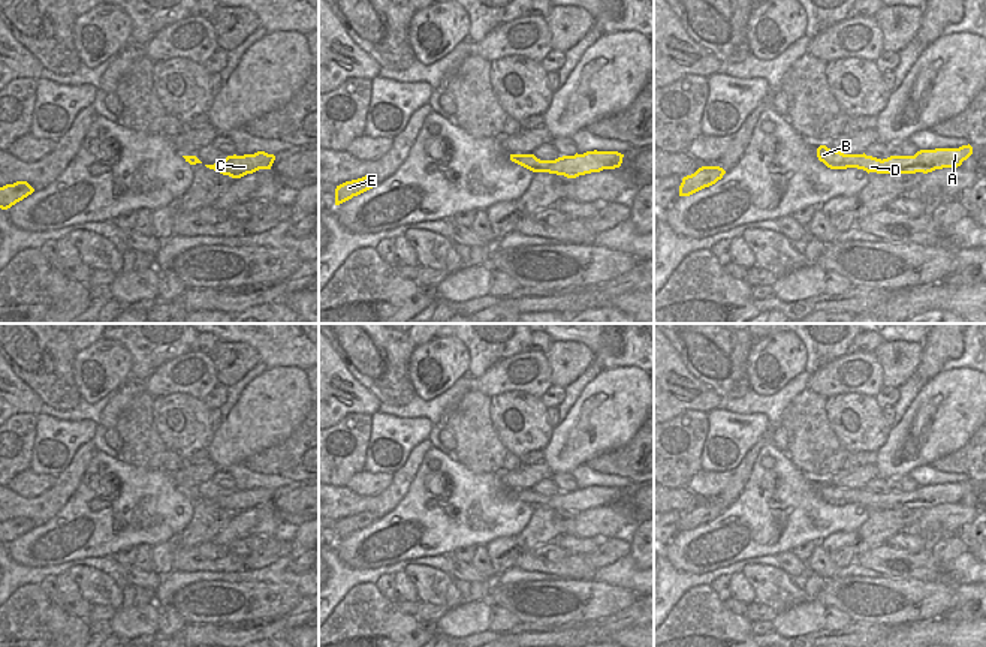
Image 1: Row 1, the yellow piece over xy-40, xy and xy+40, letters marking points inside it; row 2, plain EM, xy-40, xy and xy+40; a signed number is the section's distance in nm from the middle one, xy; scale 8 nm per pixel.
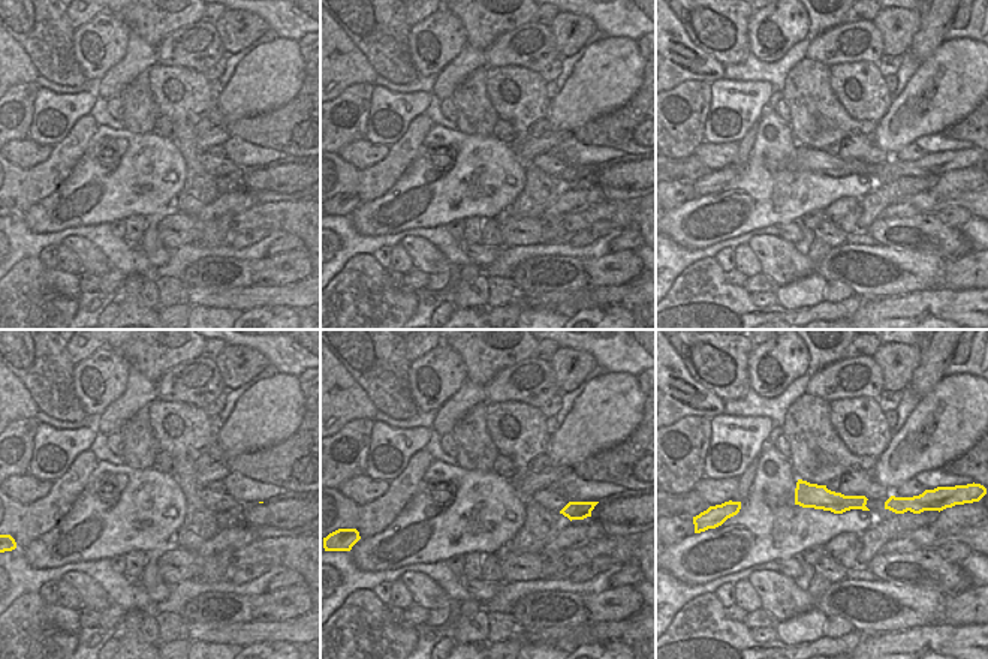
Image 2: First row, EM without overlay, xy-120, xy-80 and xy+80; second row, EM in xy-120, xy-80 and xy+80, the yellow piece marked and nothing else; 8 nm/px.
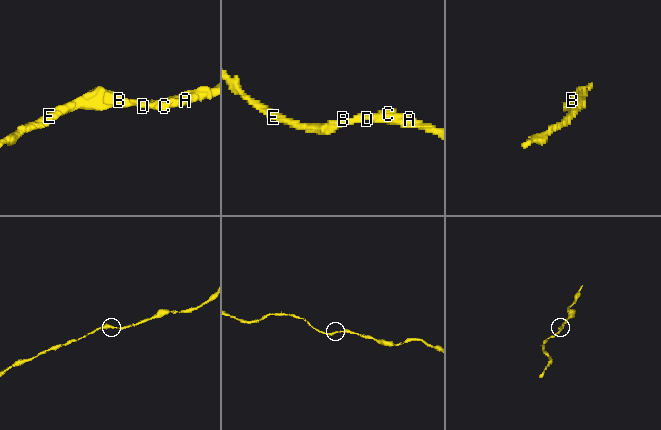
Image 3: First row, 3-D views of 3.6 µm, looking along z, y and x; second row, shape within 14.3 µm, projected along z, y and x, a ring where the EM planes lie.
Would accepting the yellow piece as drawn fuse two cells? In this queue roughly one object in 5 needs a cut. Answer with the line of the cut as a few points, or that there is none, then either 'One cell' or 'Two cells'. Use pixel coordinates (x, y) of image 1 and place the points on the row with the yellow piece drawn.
No split. One cell.

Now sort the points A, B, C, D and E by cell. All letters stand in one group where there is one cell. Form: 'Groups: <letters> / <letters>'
Groups: A B C D E.

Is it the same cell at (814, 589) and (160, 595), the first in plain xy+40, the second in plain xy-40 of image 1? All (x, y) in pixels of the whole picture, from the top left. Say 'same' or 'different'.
different

